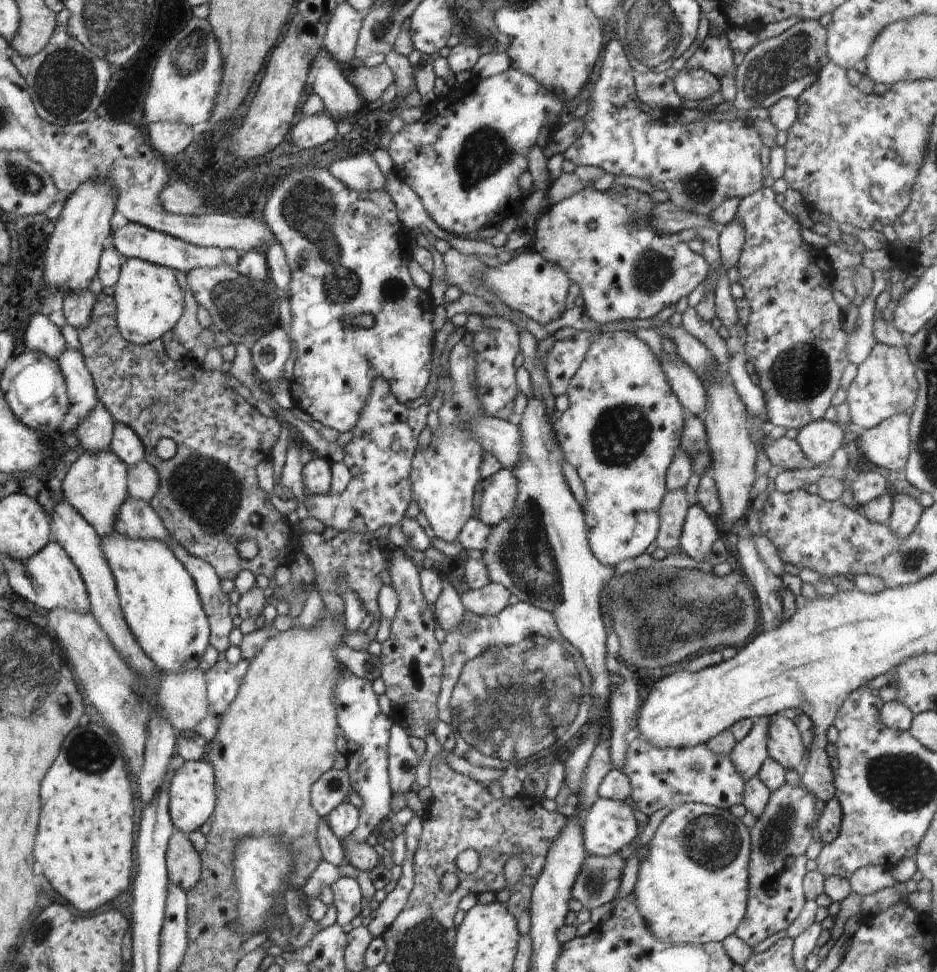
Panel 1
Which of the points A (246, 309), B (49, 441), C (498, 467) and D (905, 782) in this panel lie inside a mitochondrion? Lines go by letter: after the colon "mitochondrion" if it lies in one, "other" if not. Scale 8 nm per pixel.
A: mitochondrion
B: other
C: other
D: mitochondrion

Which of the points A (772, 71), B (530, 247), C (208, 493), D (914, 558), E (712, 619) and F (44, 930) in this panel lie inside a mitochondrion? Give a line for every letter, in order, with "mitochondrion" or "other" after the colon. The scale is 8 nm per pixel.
A: mitochondrion
B: other
C: mitochondrion
D: mitochondrion
E: mitochondrion
F: mitochondrion

